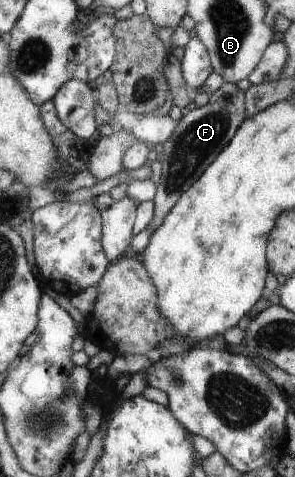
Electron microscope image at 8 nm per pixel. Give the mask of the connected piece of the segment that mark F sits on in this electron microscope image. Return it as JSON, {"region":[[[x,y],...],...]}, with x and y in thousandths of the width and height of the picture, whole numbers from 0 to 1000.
{"region":[[[756,172],[749,182],[705,199],[695,220],[637,233],[610,247],[610,262],[563,296],[559,314],[539,327],[546,354],[539,384],[525,392],[515,417],[522,434],[515,459],[485,482],[447,497],[451,530],[471,530],[498,514],[512,488],[539,476],[614,405],[681,367],[695,350],[756,312],[827,247],[827,193],[783,172]]]}

